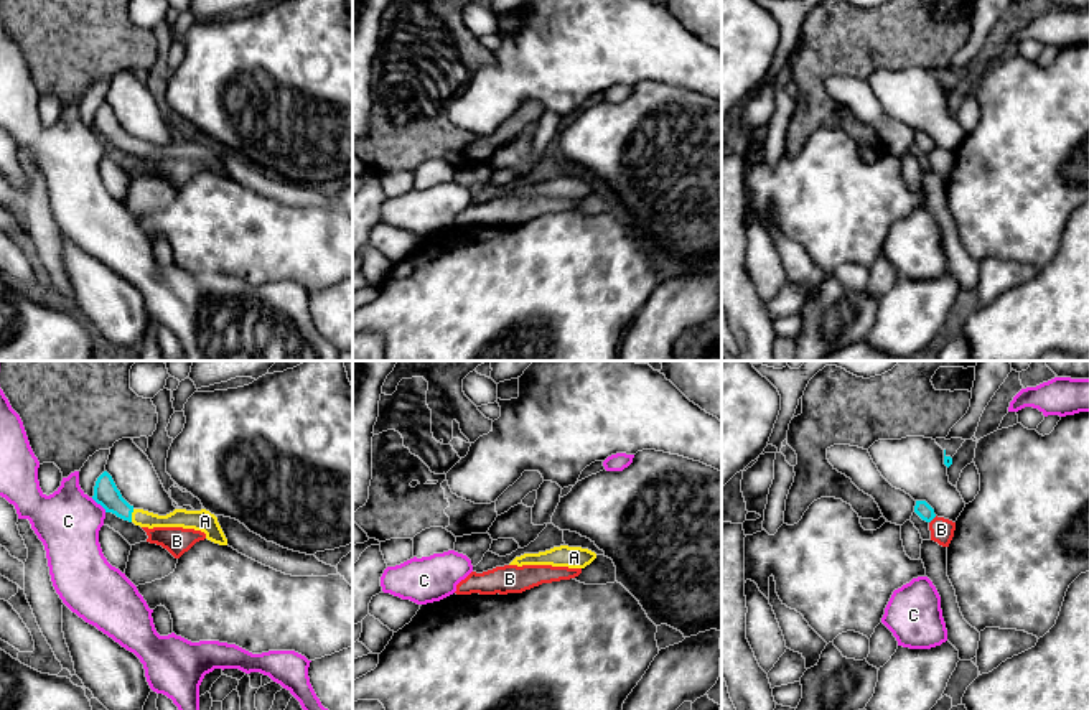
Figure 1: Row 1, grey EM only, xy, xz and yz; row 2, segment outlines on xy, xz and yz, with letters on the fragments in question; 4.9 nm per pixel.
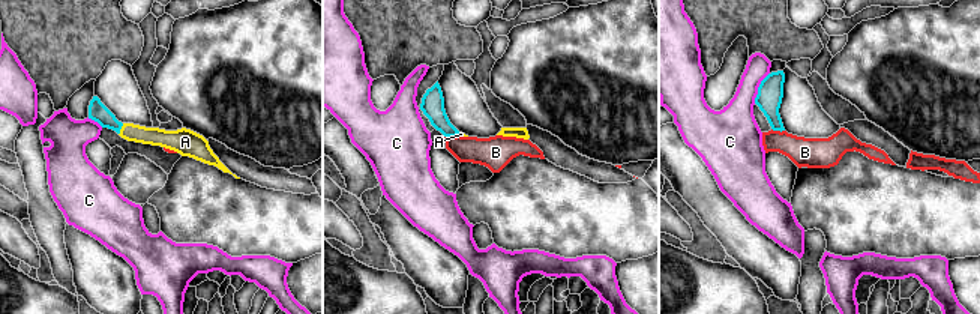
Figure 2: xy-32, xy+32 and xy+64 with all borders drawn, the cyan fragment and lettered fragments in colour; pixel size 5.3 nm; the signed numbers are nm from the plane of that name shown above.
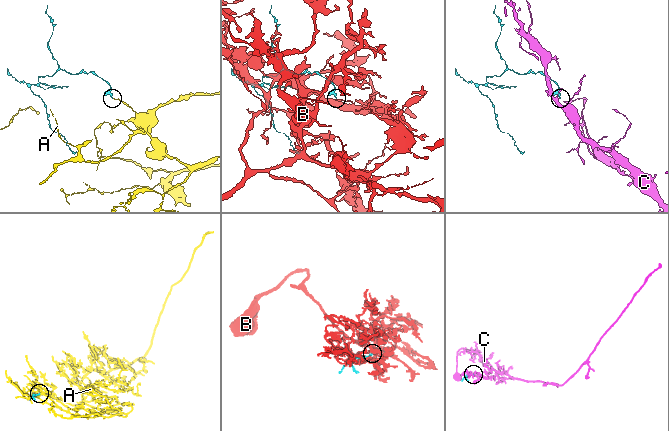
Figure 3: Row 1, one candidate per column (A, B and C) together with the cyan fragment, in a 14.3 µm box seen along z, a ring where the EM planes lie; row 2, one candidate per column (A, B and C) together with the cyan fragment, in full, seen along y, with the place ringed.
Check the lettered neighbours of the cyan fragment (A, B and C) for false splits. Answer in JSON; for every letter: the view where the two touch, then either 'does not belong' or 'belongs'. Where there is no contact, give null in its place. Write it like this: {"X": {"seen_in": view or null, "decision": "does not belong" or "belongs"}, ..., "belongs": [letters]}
{"A": {"seen_in": "xy", "decision": "belongs"}, "B": {"seen_in": "yz", "decision": "does not belong"}, "C": {"seen_in": "xy", "decision": "does not belong"}, "belongs": ["A"]}

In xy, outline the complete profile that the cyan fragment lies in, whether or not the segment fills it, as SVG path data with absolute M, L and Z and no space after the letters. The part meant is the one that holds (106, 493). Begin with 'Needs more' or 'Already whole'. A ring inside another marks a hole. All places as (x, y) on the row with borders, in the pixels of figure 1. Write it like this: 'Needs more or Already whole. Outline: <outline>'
Needs more. Outline: M104 471L94 486L92 499L100 504L105 512L112 512L117 517L133 522L140 527L183 527L183 529L194 529L206 534L206 539L219 544L227 545L227 539L217 522L217 517L206 509L201 511L186 511L186 509L175 509L166 516L158 516L143 509L135 509L130 506L117 489L112 476Z

